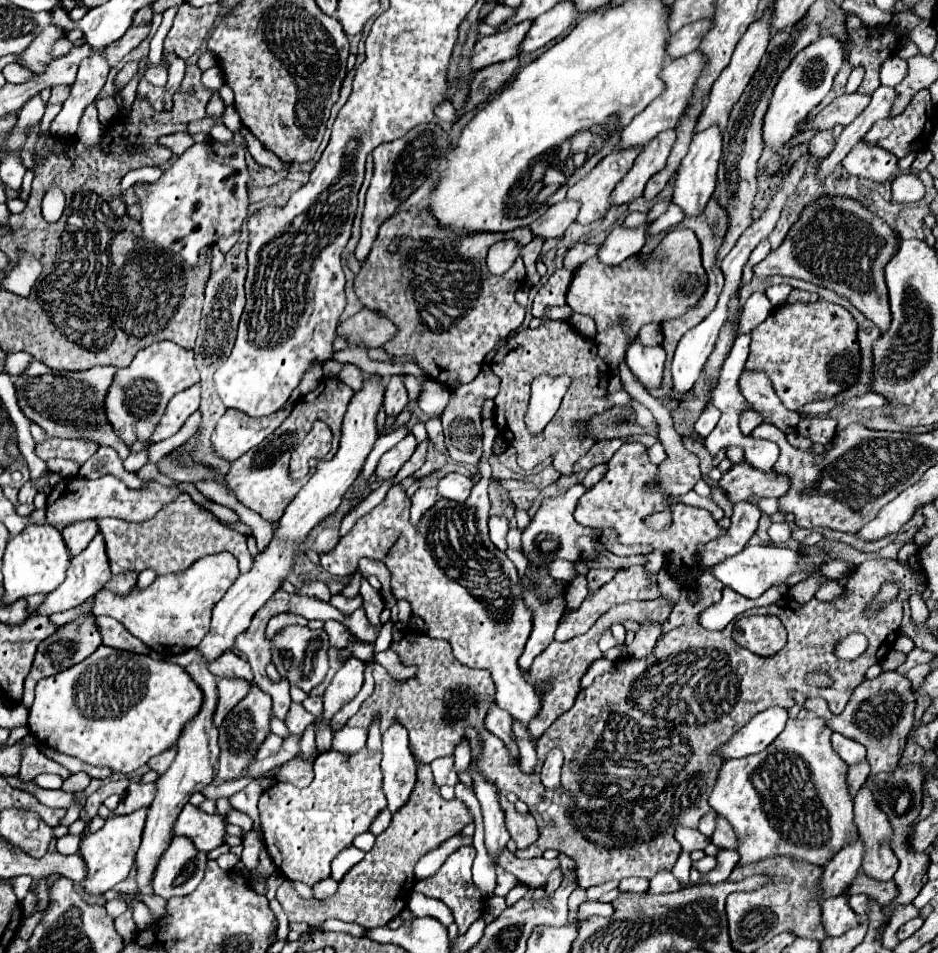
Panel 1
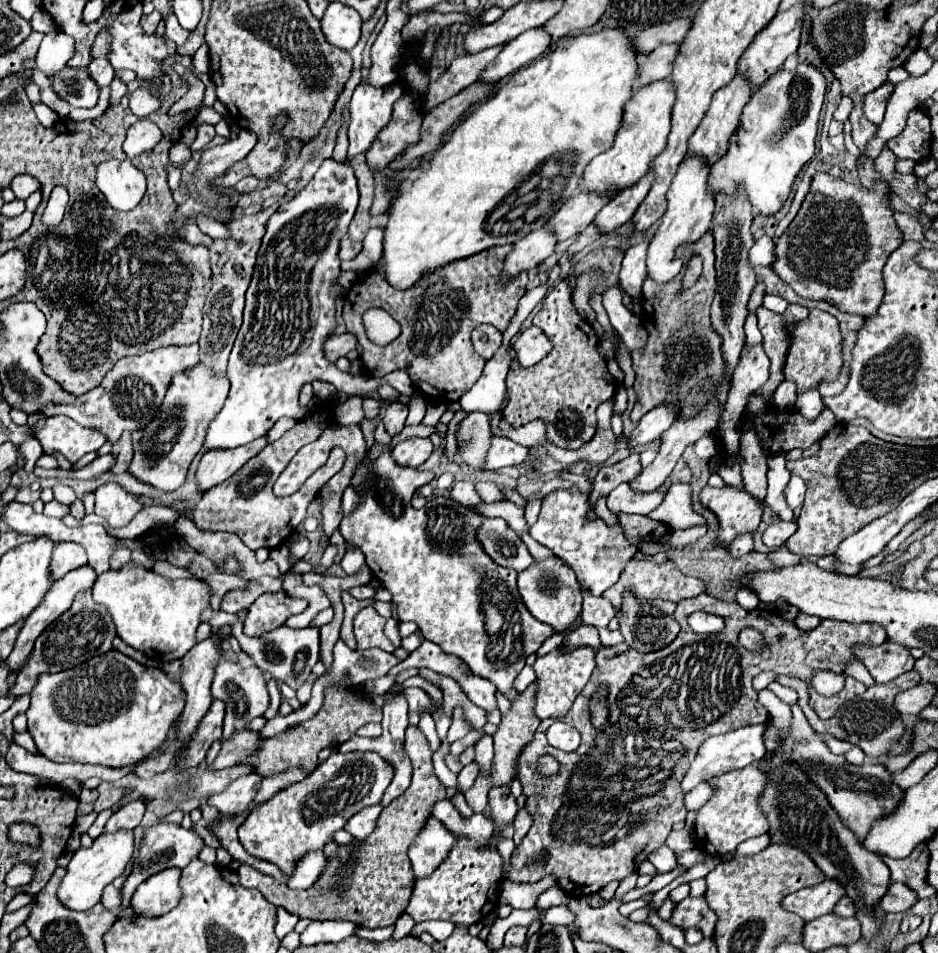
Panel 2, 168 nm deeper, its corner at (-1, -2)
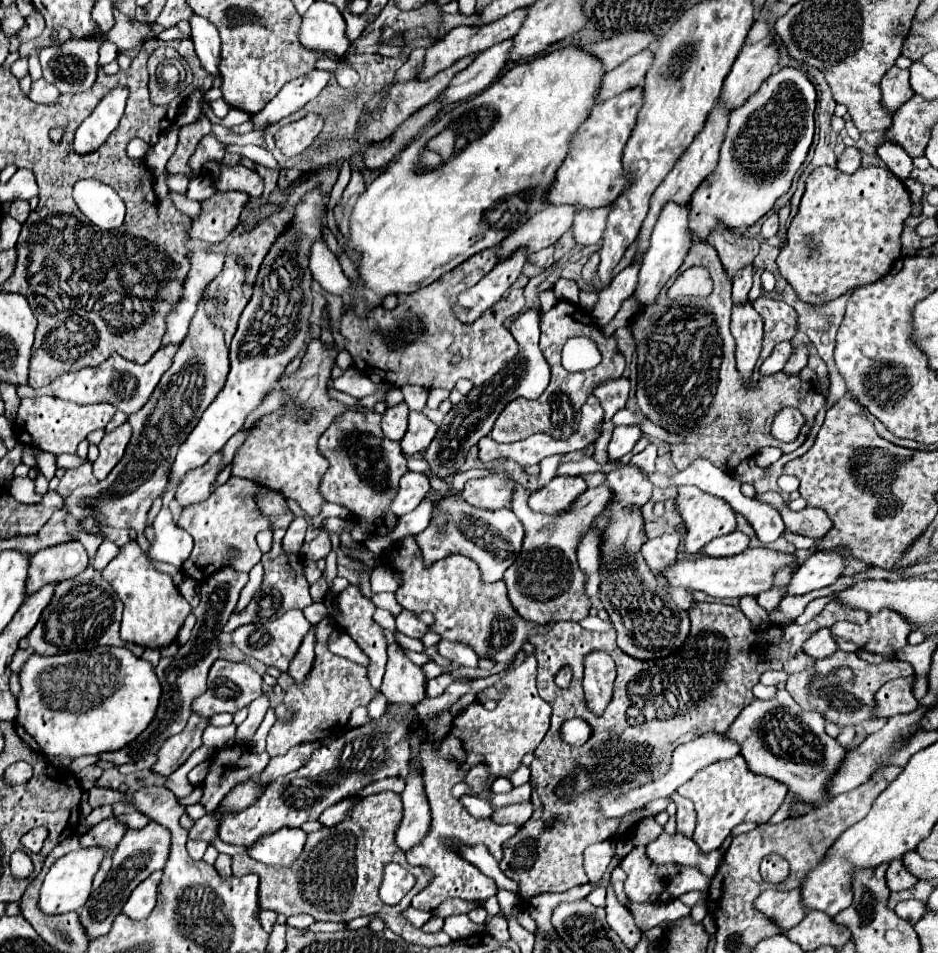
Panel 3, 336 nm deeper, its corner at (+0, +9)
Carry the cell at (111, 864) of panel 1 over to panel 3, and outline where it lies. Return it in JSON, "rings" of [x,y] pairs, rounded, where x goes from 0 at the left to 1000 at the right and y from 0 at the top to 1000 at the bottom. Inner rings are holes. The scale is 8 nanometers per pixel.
{"rings":[[[96,889],[96,891],[83,891],[83,893],[75,893],[72,897],[64,899],[51,914],[45,933],[43,933],[43,945],[41,952],[47,958],[60,960],[60,958],[72,958],[72,956],[83,956],[92,943],[98,937],[98,924],[100,918],[104,916],[104,910],[109,906],[109,901],[113,899],[113,891],[104,889]]]}

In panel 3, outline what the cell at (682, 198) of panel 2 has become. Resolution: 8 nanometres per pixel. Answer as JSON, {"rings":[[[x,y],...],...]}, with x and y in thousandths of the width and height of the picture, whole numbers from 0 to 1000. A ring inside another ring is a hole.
{"rings":[[[712,211],[706,217],[701,234],[693,247],[693,261],[687,265],[687,278],[682,282],[682,295],[680,295],[680,301],[676,305],[676,312],[680,314],[682,322],[699,316],[704,303],[710,299],[710,295],[727,278],[736,257],[738,257],[738,253],[736,253],[736,215],[719,215],[719,211]]]}

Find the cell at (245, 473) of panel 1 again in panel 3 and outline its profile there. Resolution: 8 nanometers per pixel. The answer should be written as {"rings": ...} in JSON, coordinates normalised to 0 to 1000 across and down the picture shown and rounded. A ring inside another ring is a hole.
{"rings":[[[245,501],[239,509],[235,509],[220,526],[211,530],[200,530],[192,545],[190,551],[198,555],[207,563],[207,578],[200,584],[200,589],[194,593],[196,601],[209,610],[220,610],[228,599],[247,593],[254,599],[267,599],[279,584],[273,572],[273,561],[277,557],[290,557],[288,549],[284,542],[279,542],[279,536],[275,534],[275,522],[284,517],[286,513],[281,509],[275,509],[273,505],[267,503],[254,503]],[[245,576],[254,576],[256,584],[247,591],[245,589]]]}

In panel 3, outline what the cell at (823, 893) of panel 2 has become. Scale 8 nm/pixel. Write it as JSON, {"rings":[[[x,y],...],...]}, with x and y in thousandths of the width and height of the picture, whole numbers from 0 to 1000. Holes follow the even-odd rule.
{"rings":[[[819,933],[812,937],[812,941],[806,943],[806,954],[810,954],[814,960],[825,964],[834,979],[838,979],[842,973],[851,971],[857,964],[855,954],[855,933],[844,933],[844,935],[829,935],[829,933]]]}

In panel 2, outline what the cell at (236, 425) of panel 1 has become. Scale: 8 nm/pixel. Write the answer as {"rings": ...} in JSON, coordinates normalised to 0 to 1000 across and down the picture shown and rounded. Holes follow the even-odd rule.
{"rings":[[[278,458],[268,466],[261,466],[242,474],[221,474],[221,478],[214,481],[210,491],[212,516],[221,516],[238,508],[242,502],[246,502],[265,481],[274,478],[274,474],[283,470],[283,464],[285,464],[285,458]]]}

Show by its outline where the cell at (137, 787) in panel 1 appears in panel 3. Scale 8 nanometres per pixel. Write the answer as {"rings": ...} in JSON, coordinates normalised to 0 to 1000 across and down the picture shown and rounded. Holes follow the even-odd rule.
{"rings":[[[119,855],[119,857],[115,857],[115,859],[107,861],[104,866],[96,868],[96,870],[85,878],[85,885],[87,885],[87,889],[109,887],[109,889],[113,889],[115,893],[122,893],[124,887],[126,887],[126,882],[132,878],[134,872],[136,872],[134,866],[130,866],[130,864],[126,861],[126,857]]]}

